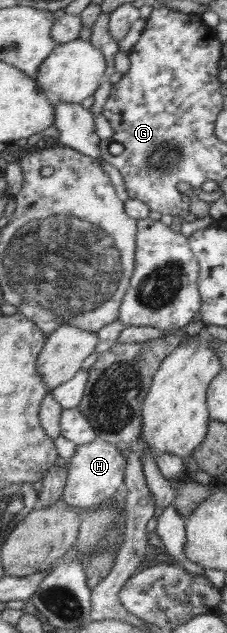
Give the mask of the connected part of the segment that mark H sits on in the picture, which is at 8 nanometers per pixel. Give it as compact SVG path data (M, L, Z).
M96 438L89 444L81 445L75 450L75 456L68 463L67 482L62 494L62 500L72 509L87 509L101 504L108 498L115 497L118 488L122 486L127 463L126 451L117 445L105 443Z

